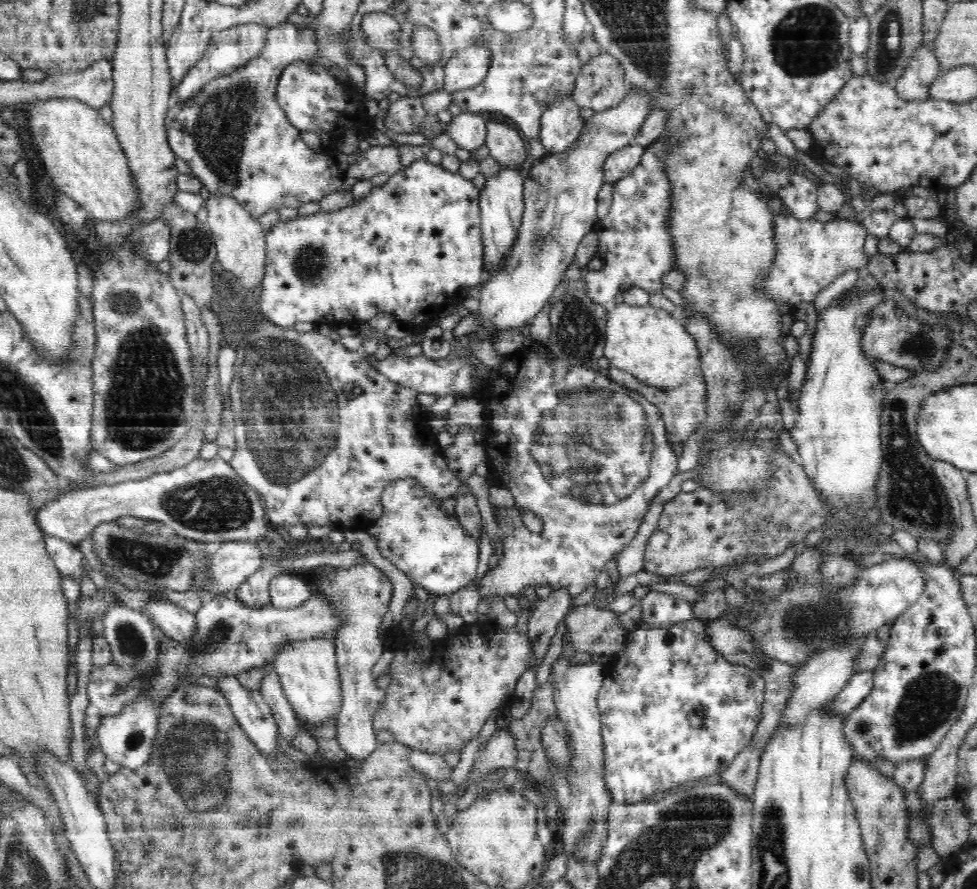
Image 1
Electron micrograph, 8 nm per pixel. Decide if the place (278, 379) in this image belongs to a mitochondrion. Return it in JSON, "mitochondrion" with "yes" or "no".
{"mitochondrion":"yes"}

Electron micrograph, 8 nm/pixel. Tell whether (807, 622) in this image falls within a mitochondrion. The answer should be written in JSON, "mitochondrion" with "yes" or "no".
{"mitochondrion":"yes"}

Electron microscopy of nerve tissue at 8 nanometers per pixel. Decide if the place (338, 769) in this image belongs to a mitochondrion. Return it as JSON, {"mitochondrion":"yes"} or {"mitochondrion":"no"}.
{"mitochondrion":"no"}

